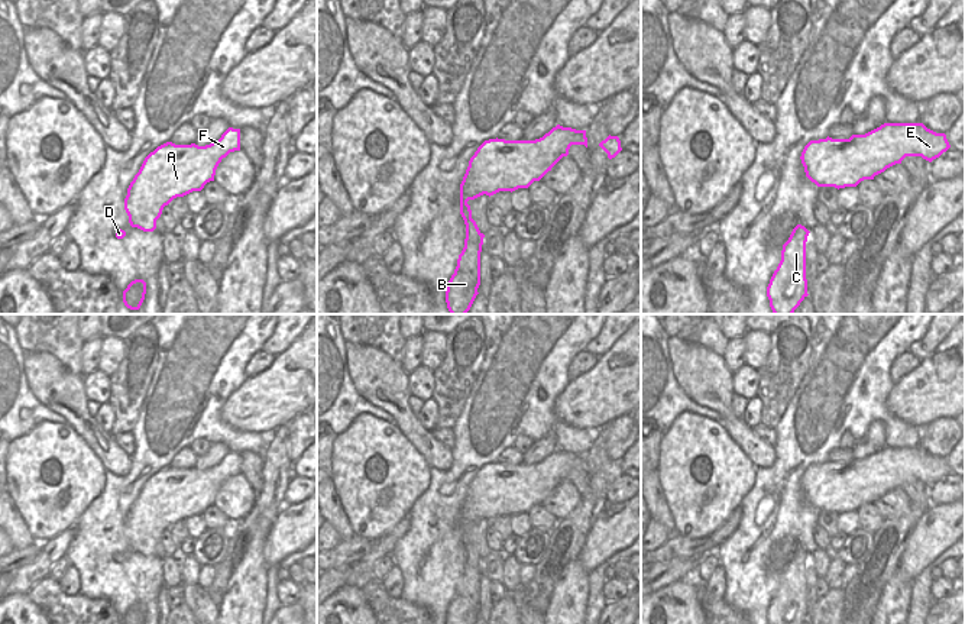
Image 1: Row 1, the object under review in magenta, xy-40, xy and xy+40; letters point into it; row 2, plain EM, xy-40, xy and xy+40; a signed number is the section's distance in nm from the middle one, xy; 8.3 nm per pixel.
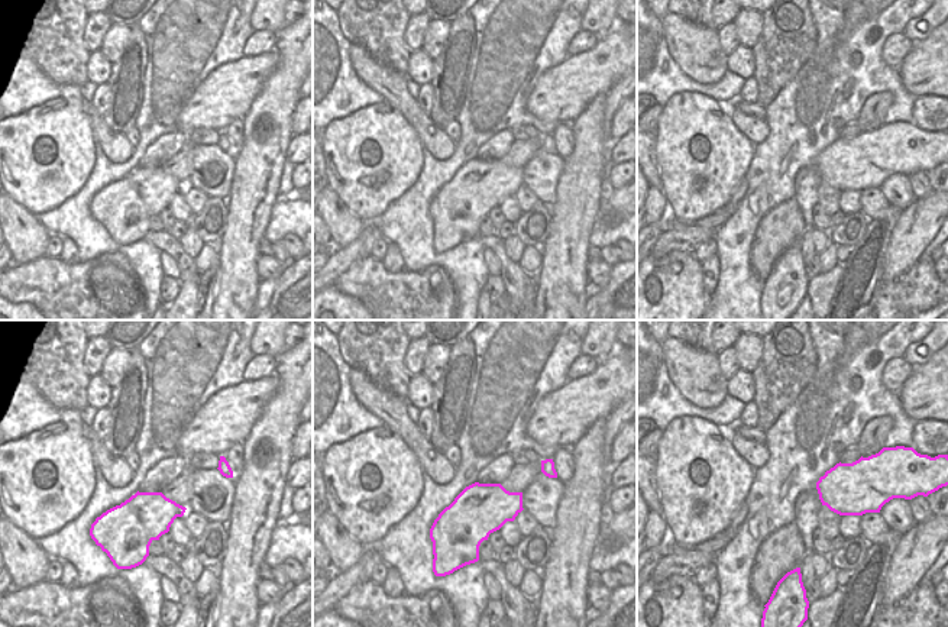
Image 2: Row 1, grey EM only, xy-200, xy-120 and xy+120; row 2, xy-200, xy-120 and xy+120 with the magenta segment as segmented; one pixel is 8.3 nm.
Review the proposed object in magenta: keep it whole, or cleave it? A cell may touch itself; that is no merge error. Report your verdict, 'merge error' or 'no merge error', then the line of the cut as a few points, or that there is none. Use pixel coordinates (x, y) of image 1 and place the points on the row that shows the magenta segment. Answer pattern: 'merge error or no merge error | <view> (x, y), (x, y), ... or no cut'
no merge error | no cut

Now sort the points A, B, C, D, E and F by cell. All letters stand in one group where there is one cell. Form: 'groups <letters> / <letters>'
groups A B C D E F

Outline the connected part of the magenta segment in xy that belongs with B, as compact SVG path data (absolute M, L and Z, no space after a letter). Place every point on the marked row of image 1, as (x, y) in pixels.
M557 125L535 140L485 140L469 161L460 184L460 214L466 224L464 248L451 275L446 303L451 314L466 314L480 285L480 252L485 235L472 219L467 204L483 194L528 188L569 155L571 145L587 148L586 130Z

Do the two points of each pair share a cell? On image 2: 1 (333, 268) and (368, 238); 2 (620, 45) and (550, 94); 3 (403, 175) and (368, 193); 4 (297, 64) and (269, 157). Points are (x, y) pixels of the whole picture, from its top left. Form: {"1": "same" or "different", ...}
{"1": "same", "2": "same", "3": "same", "4": "same"}

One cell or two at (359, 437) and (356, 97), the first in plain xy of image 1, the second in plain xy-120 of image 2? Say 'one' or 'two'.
two

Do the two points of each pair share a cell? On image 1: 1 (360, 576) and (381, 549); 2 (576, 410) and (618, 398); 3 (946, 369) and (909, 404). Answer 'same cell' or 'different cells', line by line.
1: same cell
2: same cell
3: same cell

